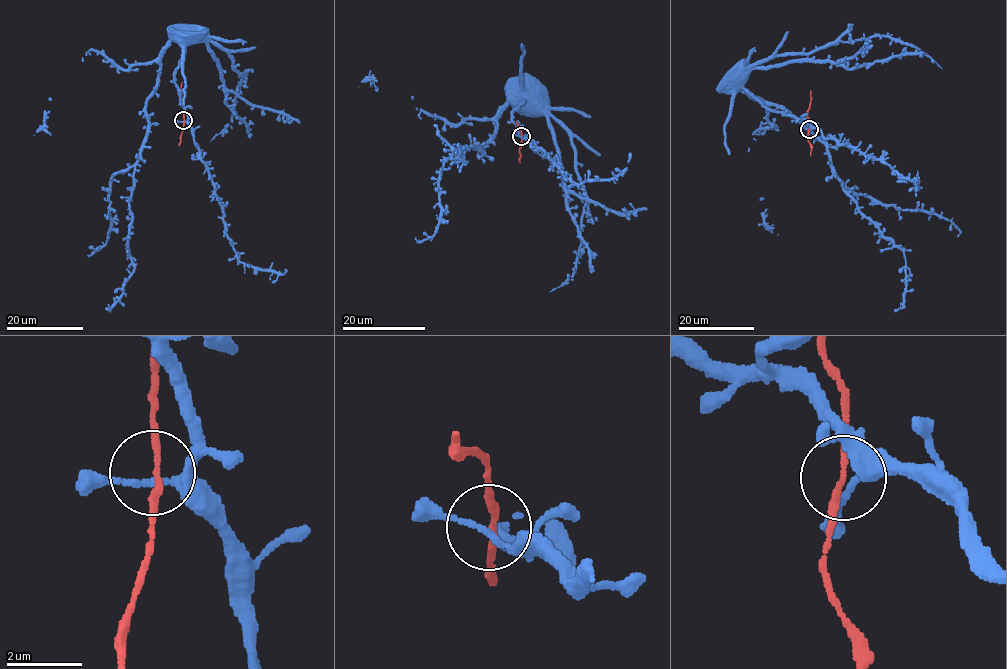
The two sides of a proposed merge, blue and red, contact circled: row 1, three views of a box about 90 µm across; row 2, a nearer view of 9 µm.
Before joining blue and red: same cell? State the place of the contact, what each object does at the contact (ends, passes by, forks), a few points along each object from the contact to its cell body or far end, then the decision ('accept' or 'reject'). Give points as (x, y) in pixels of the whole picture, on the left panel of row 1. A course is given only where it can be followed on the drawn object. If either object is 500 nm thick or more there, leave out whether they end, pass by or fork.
place (183, 120); blue passes by; red passes by; course blue (183, 121), (174, 74), (184, 45), (172, 40), (135, 165), (131, 276), (105, 307); course red (183, 121), (182, 81); accept

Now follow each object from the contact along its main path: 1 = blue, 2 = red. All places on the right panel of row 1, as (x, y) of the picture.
1: (809, 129), (742, 86), (797, 117), (825, 145), (859, 211), (902, 250), (904, 304), (894, 310)
2: (809, 129), (810, 90)

